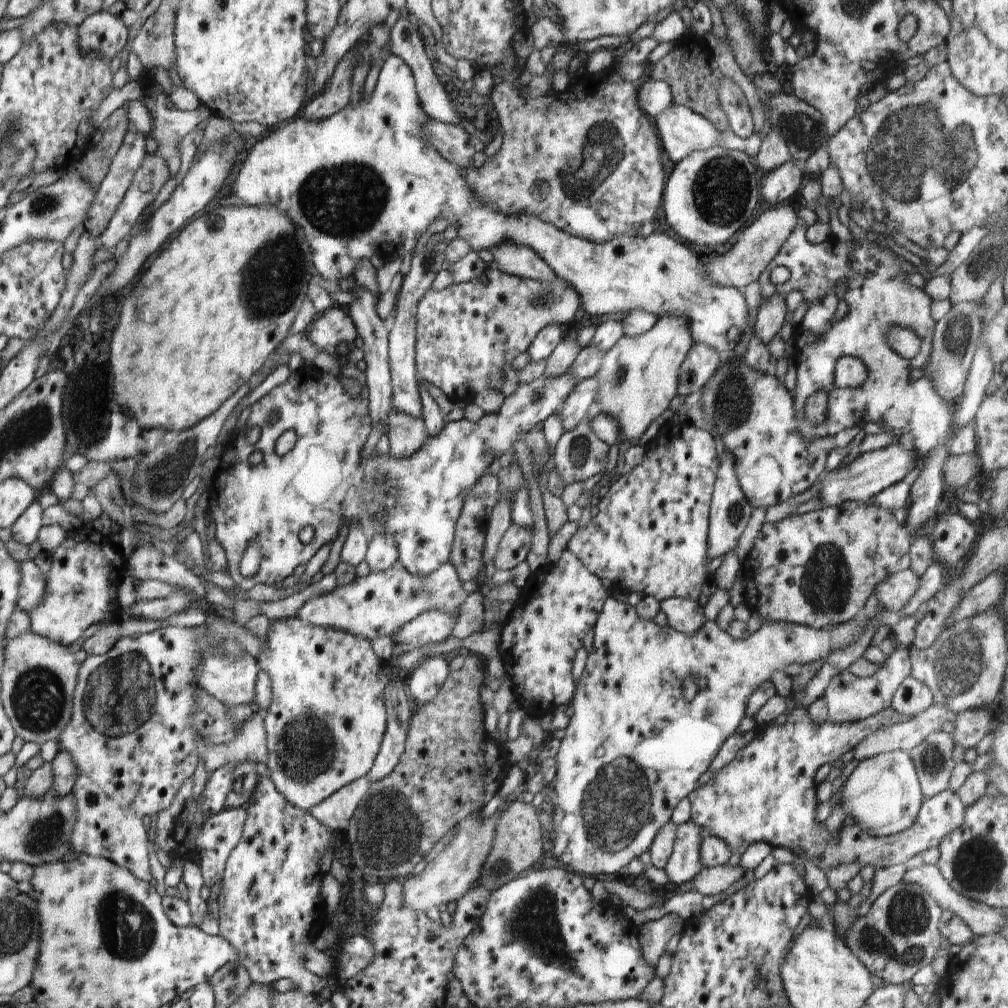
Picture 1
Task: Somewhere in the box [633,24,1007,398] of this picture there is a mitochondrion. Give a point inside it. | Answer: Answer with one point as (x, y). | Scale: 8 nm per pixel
(910, 150)

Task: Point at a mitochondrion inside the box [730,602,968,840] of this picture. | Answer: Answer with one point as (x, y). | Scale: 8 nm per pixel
(930, 760)

